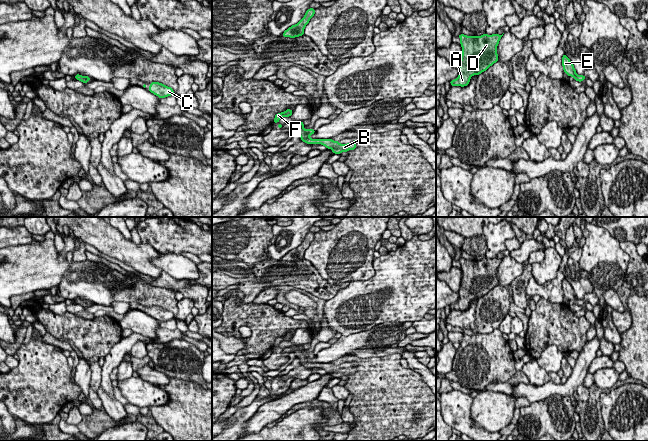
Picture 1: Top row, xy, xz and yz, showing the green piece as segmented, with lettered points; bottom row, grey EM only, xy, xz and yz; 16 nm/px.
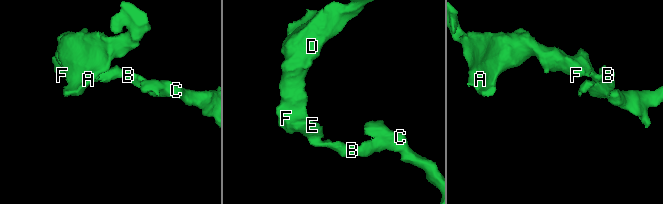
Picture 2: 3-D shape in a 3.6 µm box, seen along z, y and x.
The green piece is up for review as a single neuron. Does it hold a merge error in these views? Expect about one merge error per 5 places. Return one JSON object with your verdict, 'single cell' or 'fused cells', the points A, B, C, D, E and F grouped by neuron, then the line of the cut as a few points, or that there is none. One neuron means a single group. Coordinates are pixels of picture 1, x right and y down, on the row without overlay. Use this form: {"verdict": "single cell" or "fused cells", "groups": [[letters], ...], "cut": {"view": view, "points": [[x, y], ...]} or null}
{"verdict": "single cell", "groups": [["A", "B", "C", "D", "E", "F"]], "cut": null}

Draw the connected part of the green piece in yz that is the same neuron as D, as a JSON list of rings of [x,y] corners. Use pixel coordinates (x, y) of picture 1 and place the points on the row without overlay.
[[[497,257],[482,260],[467,260],[460,258],[462,279],[459,289],[459,299],[450,305],[451,310],[467,310],[470,302],[486,295],[495,286],[498,286],[497,270],[502,259]]]

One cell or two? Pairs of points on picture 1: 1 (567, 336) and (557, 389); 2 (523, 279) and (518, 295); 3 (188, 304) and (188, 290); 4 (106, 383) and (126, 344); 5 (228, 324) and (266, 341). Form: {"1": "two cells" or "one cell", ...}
{"1": "two cells", "2": "one cell", "3": "two cells", "4": "one cell", "5": "one cell"}

